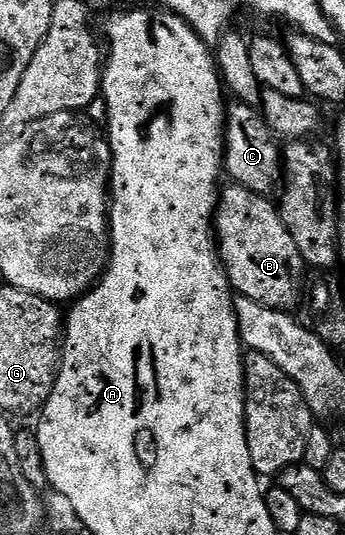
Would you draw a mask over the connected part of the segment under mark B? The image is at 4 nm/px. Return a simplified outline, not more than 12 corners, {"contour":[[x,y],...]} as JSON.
{"contour":[[226,184],[217,247],[240,296],[289,311],[307,266],[278,206]]}

